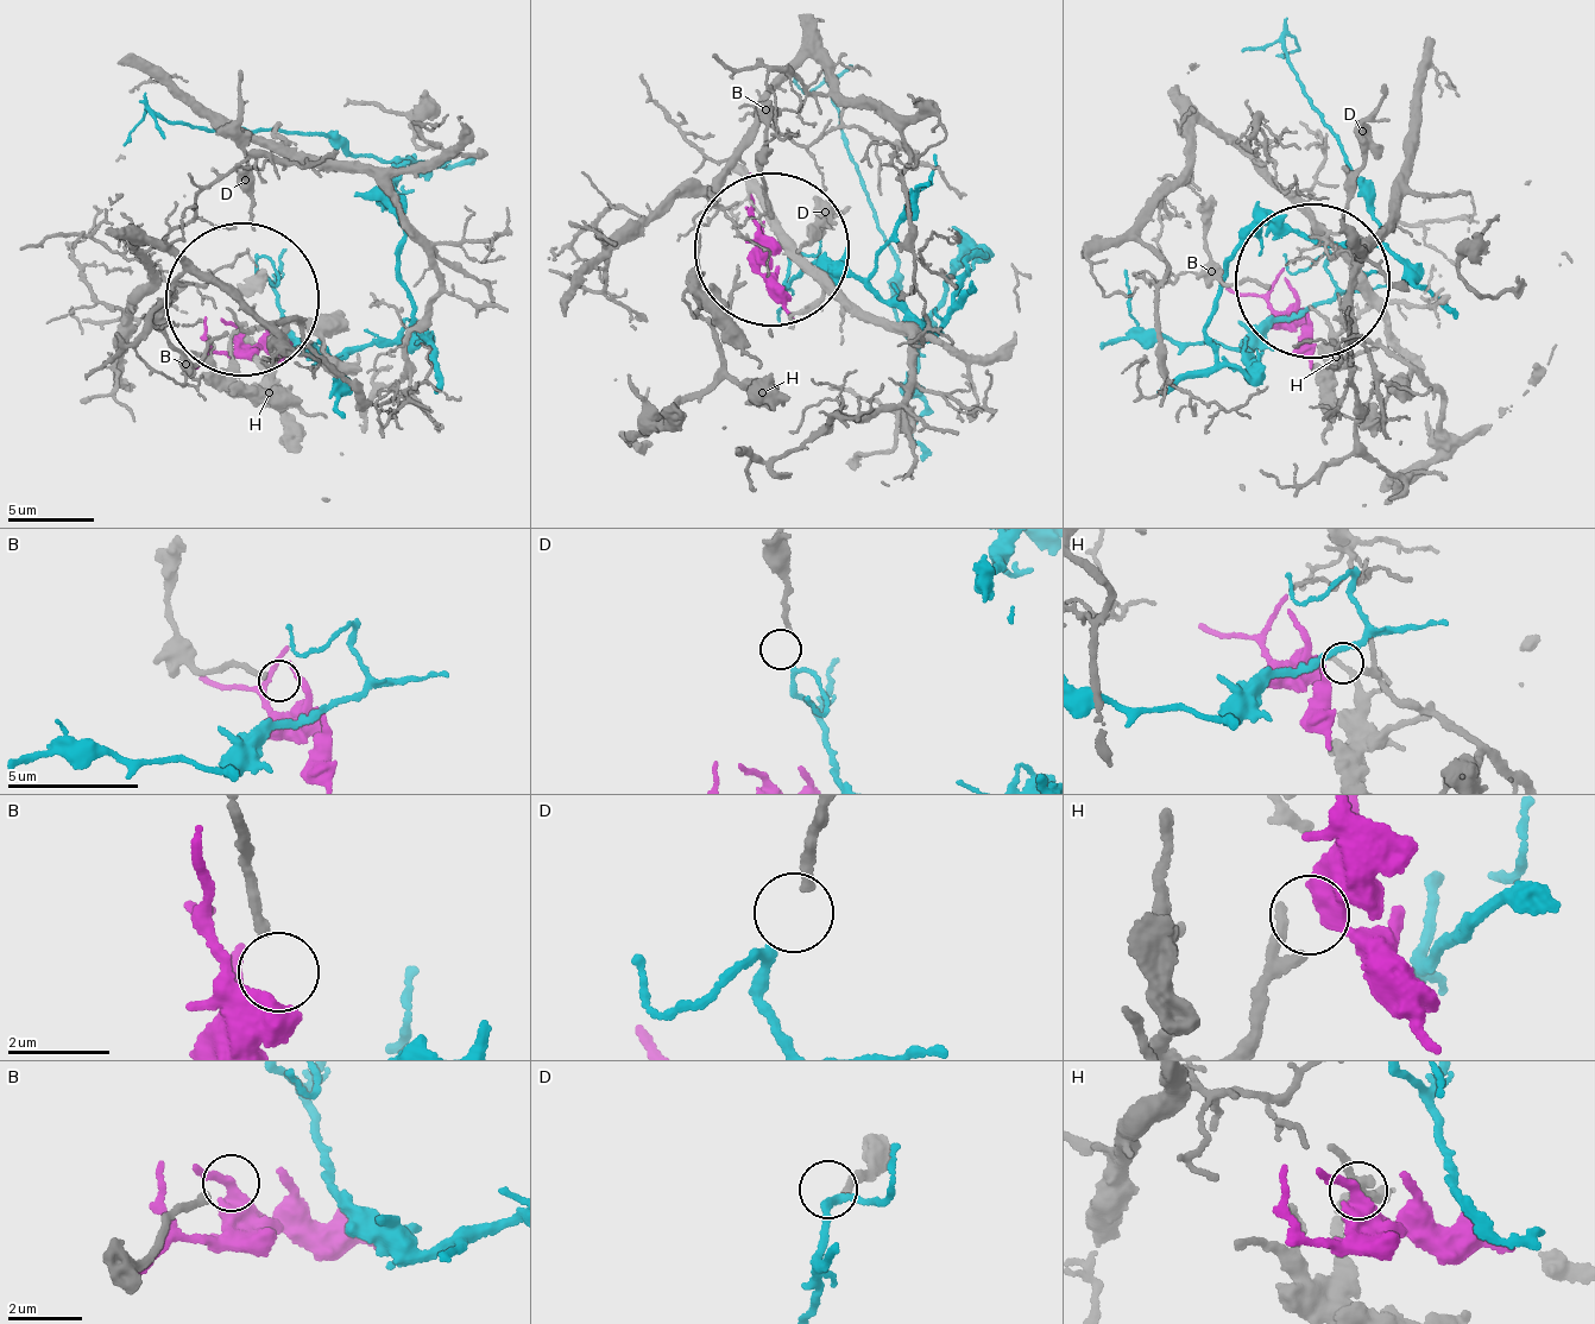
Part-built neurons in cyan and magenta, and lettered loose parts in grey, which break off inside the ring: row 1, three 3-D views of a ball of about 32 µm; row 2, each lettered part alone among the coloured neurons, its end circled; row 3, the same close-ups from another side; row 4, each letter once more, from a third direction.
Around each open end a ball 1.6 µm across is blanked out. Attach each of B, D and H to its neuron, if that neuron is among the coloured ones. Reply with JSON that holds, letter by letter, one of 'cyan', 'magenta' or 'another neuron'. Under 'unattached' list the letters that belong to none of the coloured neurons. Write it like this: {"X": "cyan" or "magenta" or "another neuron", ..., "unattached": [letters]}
{"B": "another neuron", "D": "cyan", "H": "magenta", "unattached": ["B"]}

